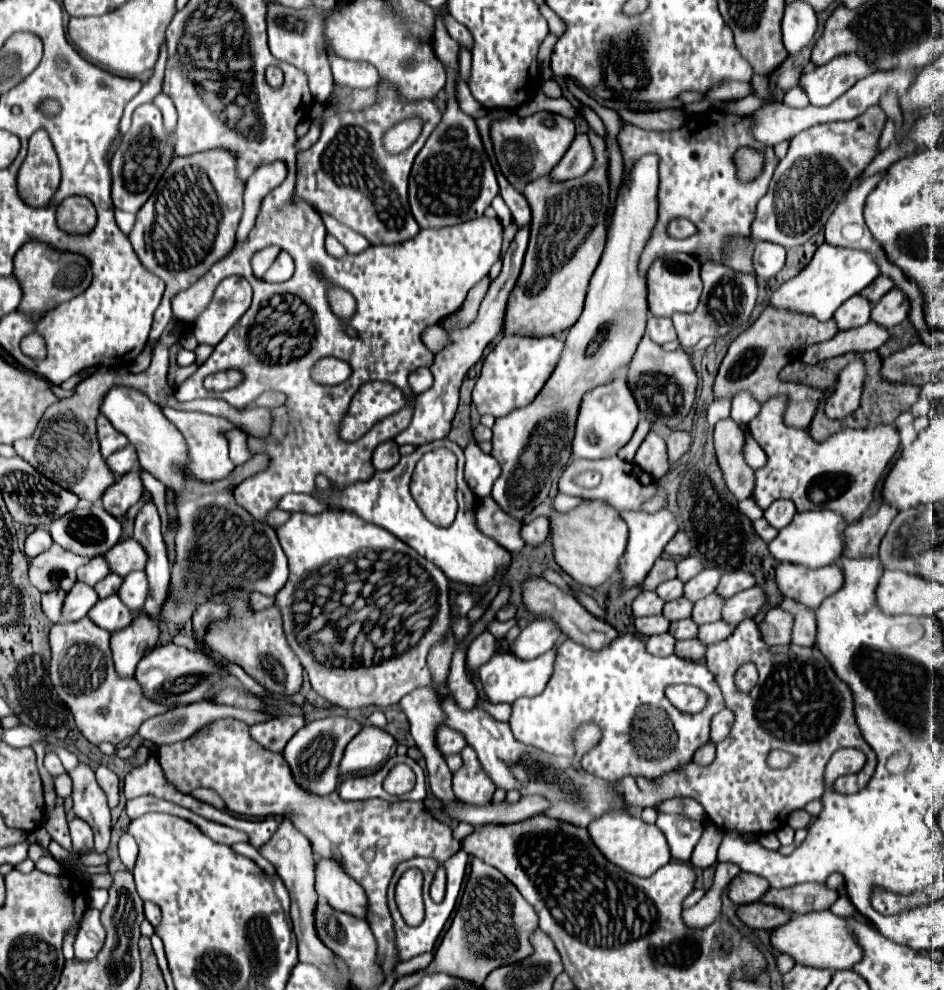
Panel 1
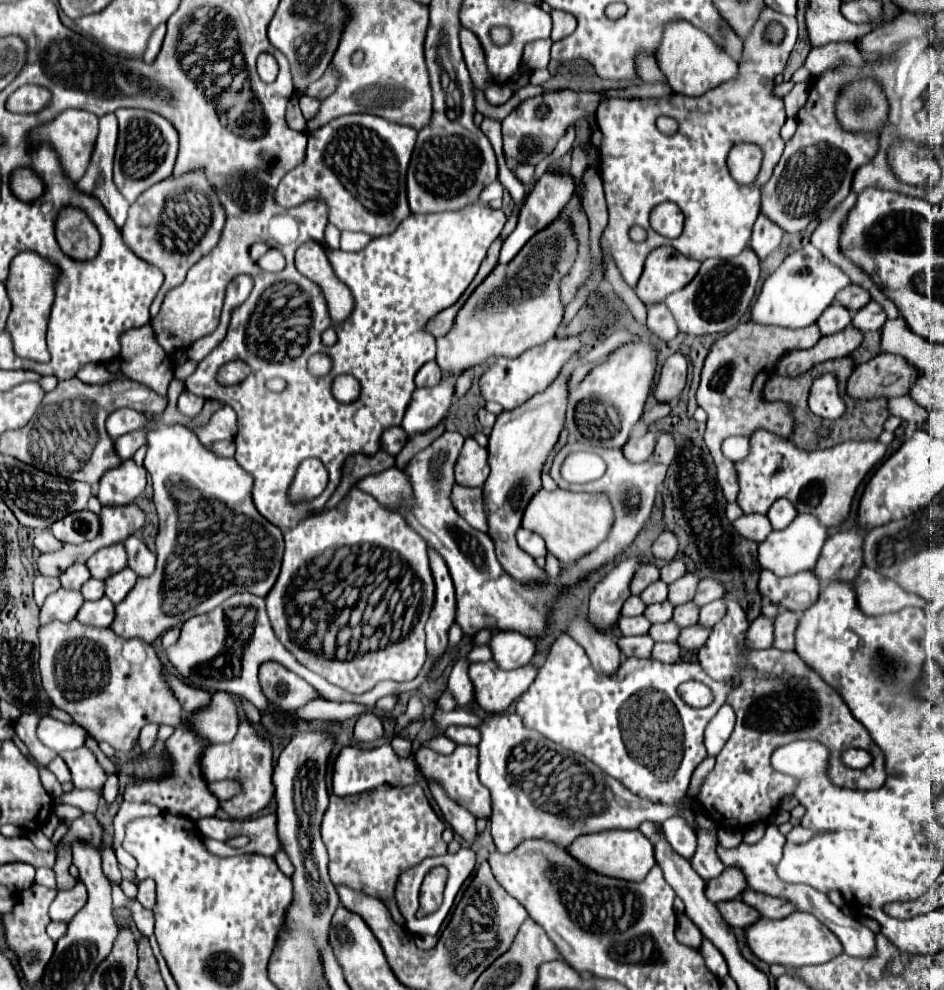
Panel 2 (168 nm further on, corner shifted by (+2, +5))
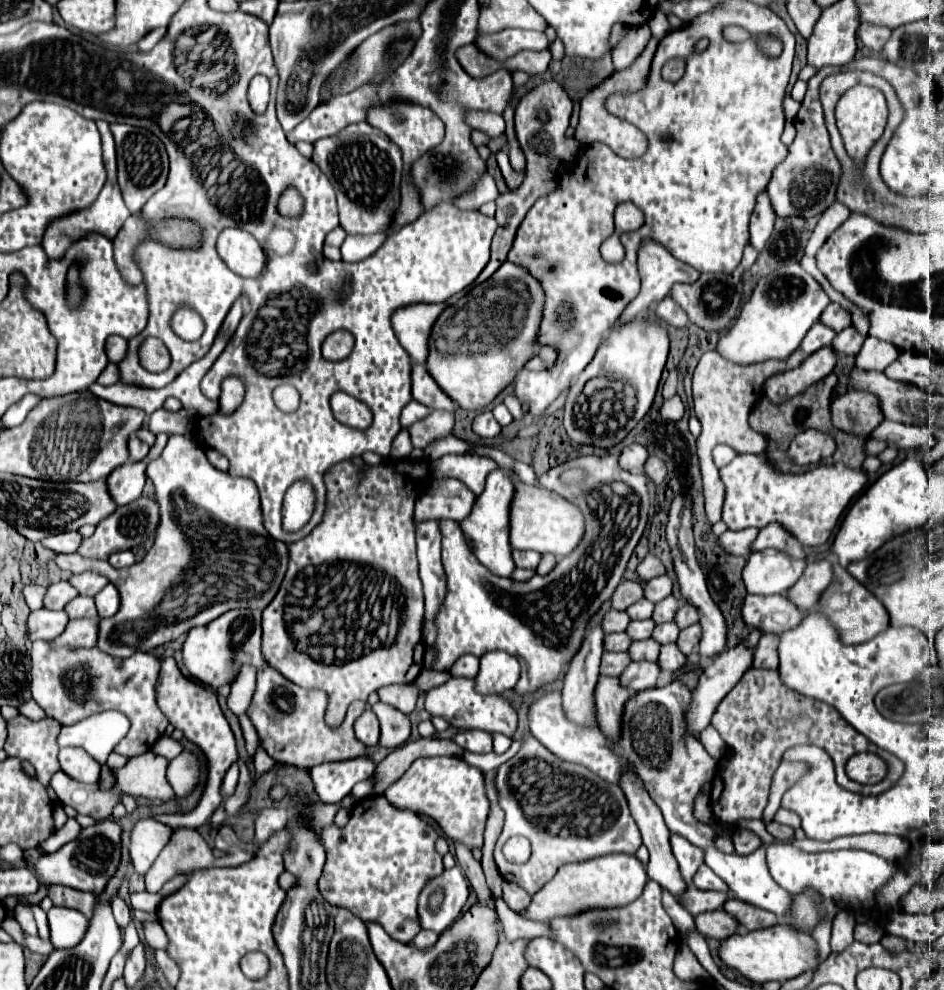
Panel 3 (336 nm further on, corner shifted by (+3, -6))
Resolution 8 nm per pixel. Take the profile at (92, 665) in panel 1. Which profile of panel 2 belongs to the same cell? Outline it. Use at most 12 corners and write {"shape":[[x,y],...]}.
{"shape":[[38,629],[50,701],[132,751],[182,707],[142,639]]}

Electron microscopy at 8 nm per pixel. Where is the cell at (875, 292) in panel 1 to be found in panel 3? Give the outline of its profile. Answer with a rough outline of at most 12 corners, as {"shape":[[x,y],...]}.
{"shape":[[835,302],[823,310],[823,324],[841,332],[851,326],[851,314]]}

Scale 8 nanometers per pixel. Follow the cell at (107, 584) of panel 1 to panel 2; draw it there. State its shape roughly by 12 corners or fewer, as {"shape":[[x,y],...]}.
{"shape":[[88,579],[80,593],[86,601],[104,597],[104,581]]}

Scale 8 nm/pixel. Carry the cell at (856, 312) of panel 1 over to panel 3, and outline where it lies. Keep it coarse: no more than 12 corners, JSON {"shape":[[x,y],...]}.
{"shape":[[817,322],[803,338],[805,356],[831,346],[835,330]]}

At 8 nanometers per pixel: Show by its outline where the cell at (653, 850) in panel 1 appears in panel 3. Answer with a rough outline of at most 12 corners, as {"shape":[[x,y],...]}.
{"shape":[[631,854],[565,864],[529,920],[625,906],[647,884]]}

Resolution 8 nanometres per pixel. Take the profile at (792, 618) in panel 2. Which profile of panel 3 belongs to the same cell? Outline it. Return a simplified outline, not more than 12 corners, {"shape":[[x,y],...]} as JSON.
{"shape":[[763,634],[753,668],[779,666],[779,636]]}

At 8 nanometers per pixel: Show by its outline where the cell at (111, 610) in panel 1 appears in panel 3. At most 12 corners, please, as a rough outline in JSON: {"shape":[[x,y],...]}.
{"shape":[[101,618],[71,620],[57,646],[93,648]]}

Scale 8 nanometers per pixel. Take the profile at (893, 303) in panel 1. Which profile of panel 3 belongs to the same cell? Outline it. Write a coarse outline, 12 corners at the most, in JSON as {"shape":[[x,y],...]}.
{"shape":[[857,328],[841,330],[833,340],[837,354],[857,354],[865,336]]}

